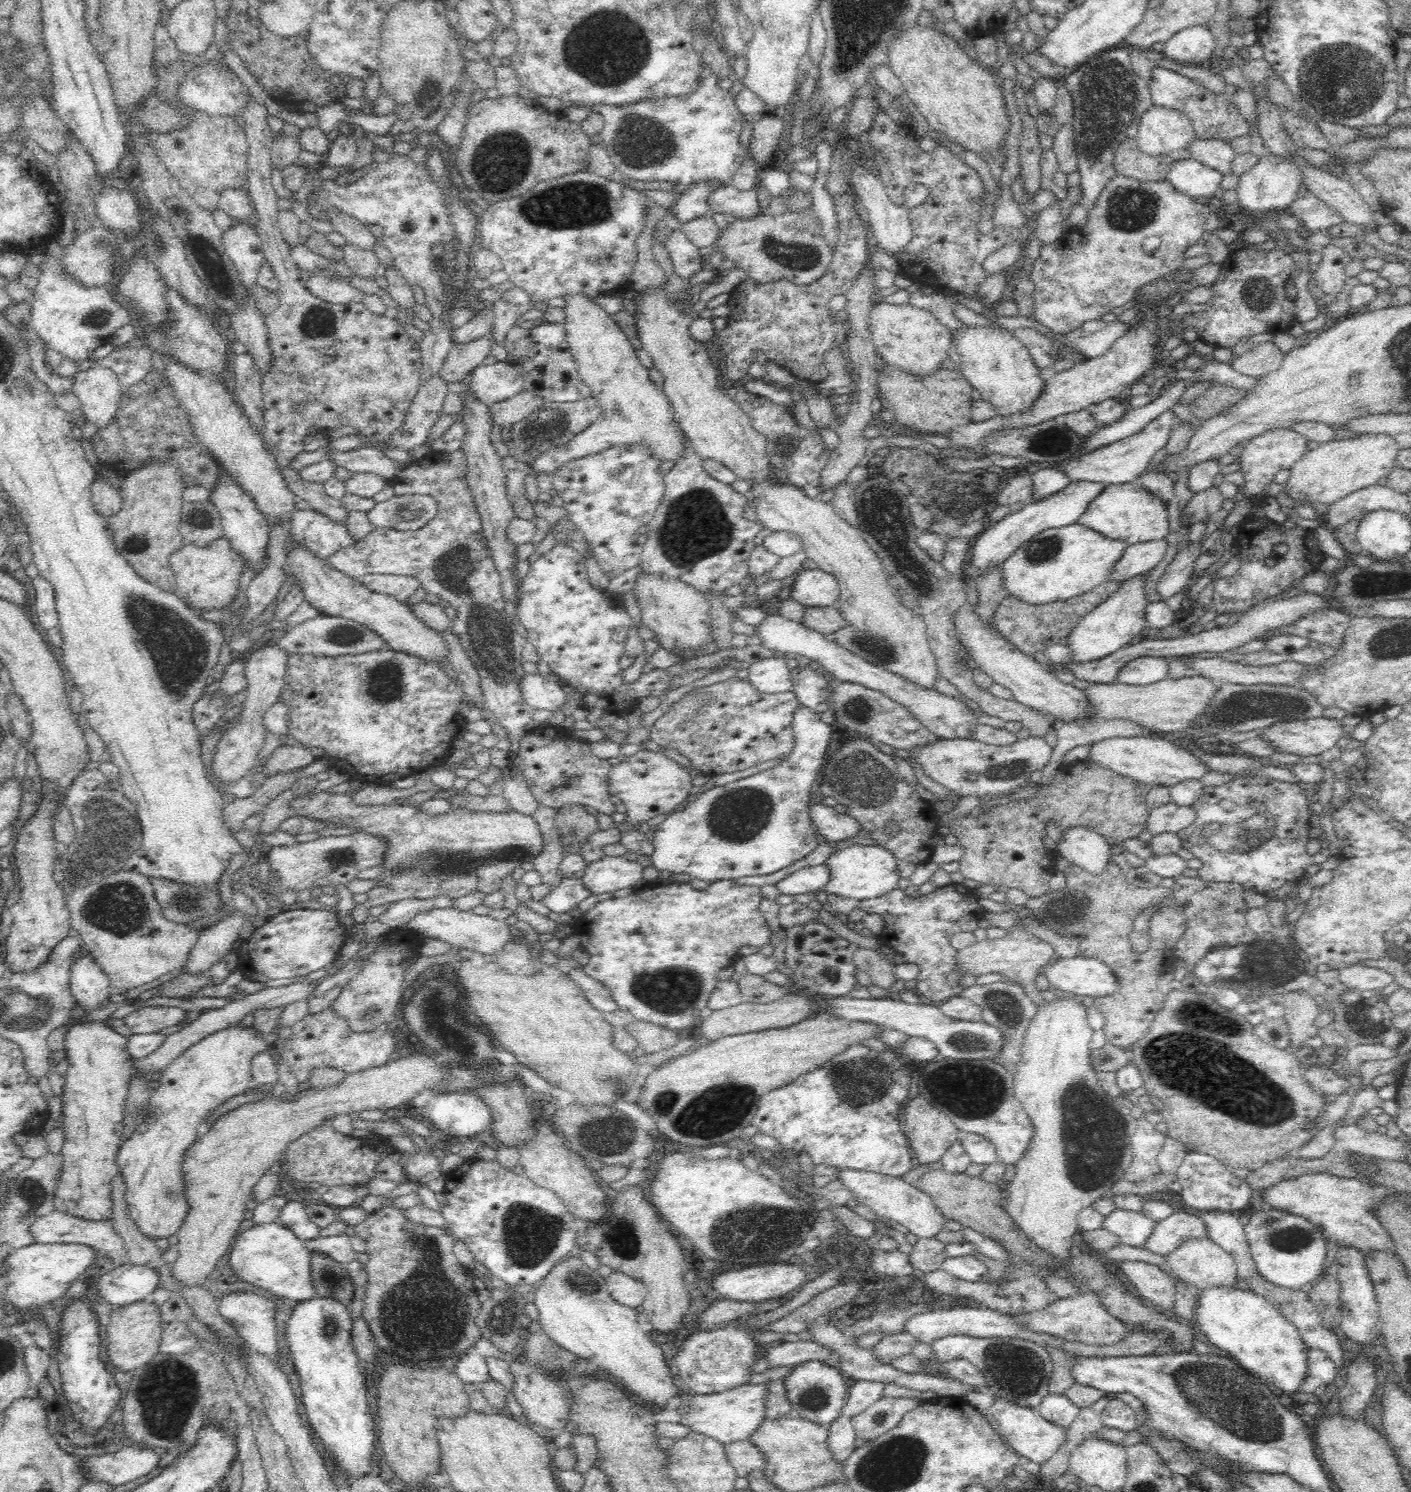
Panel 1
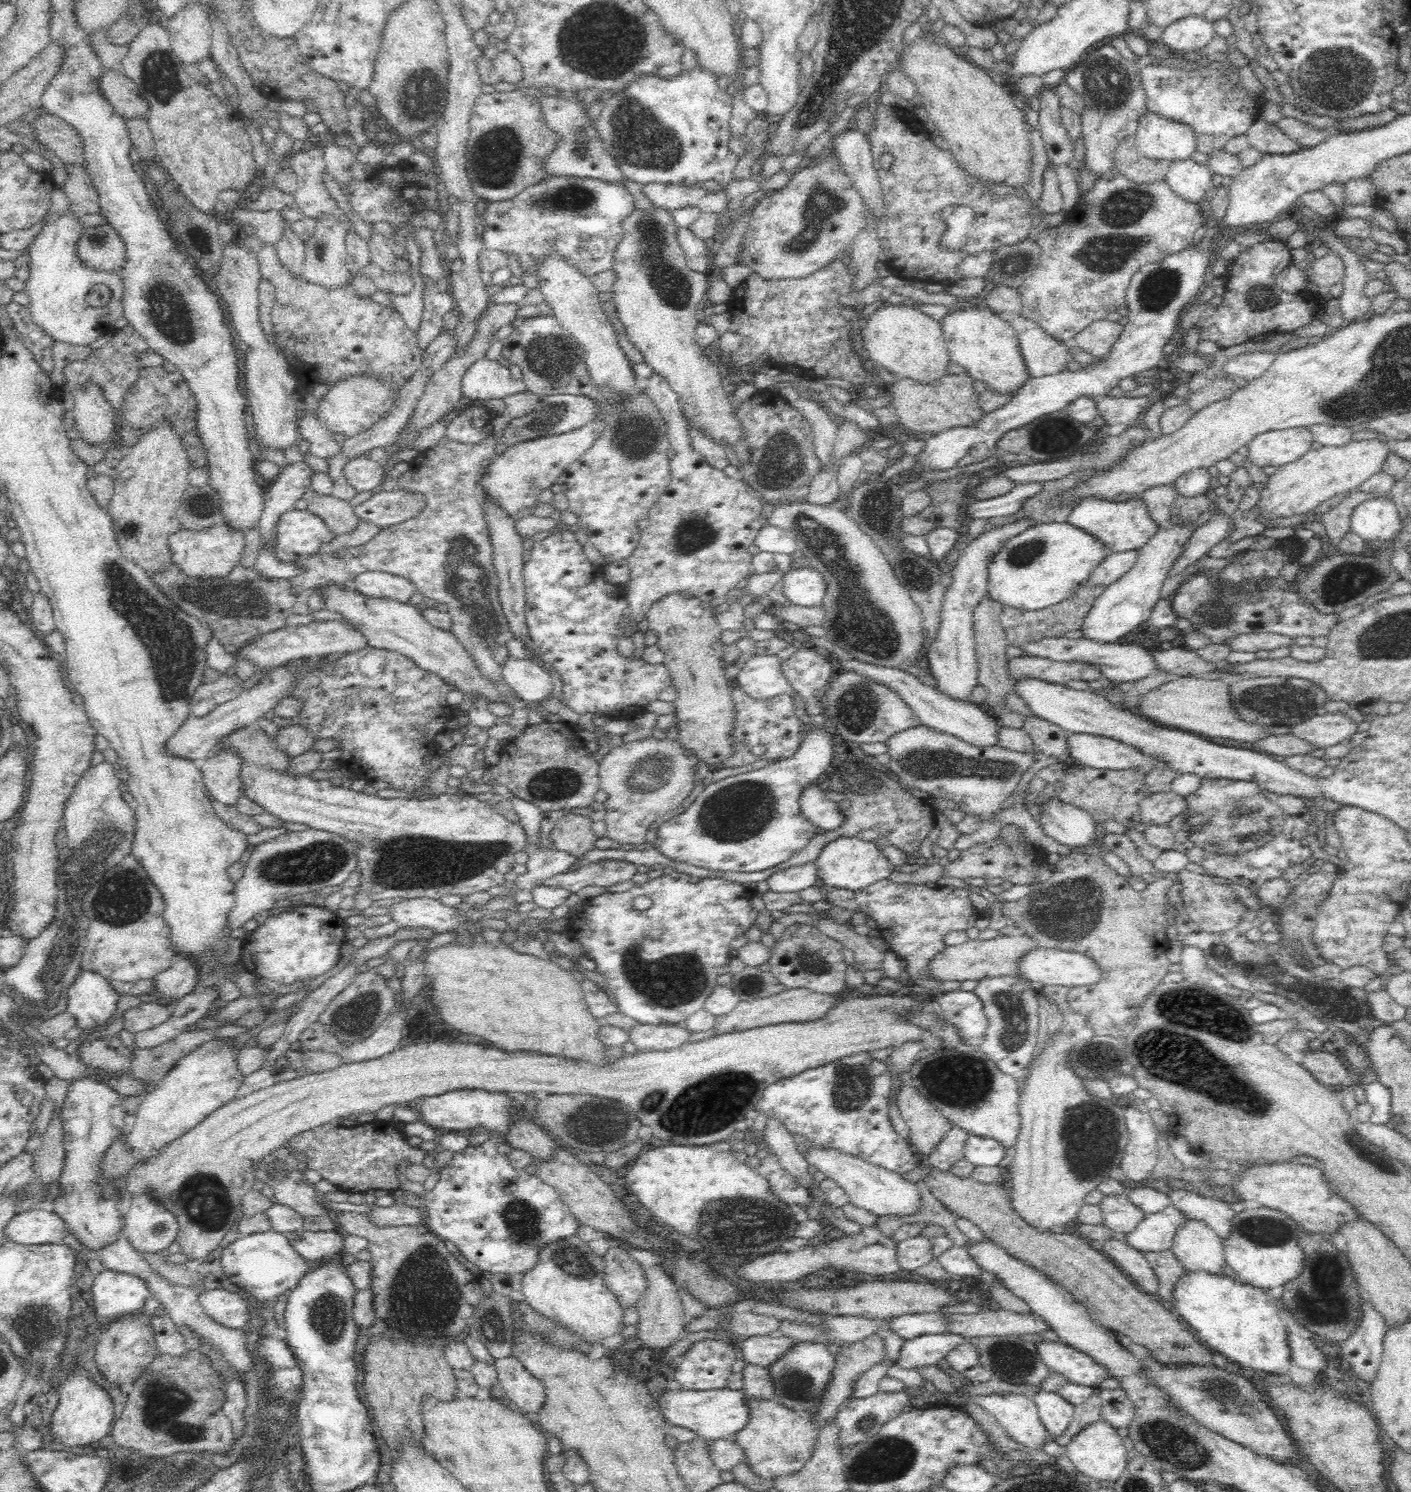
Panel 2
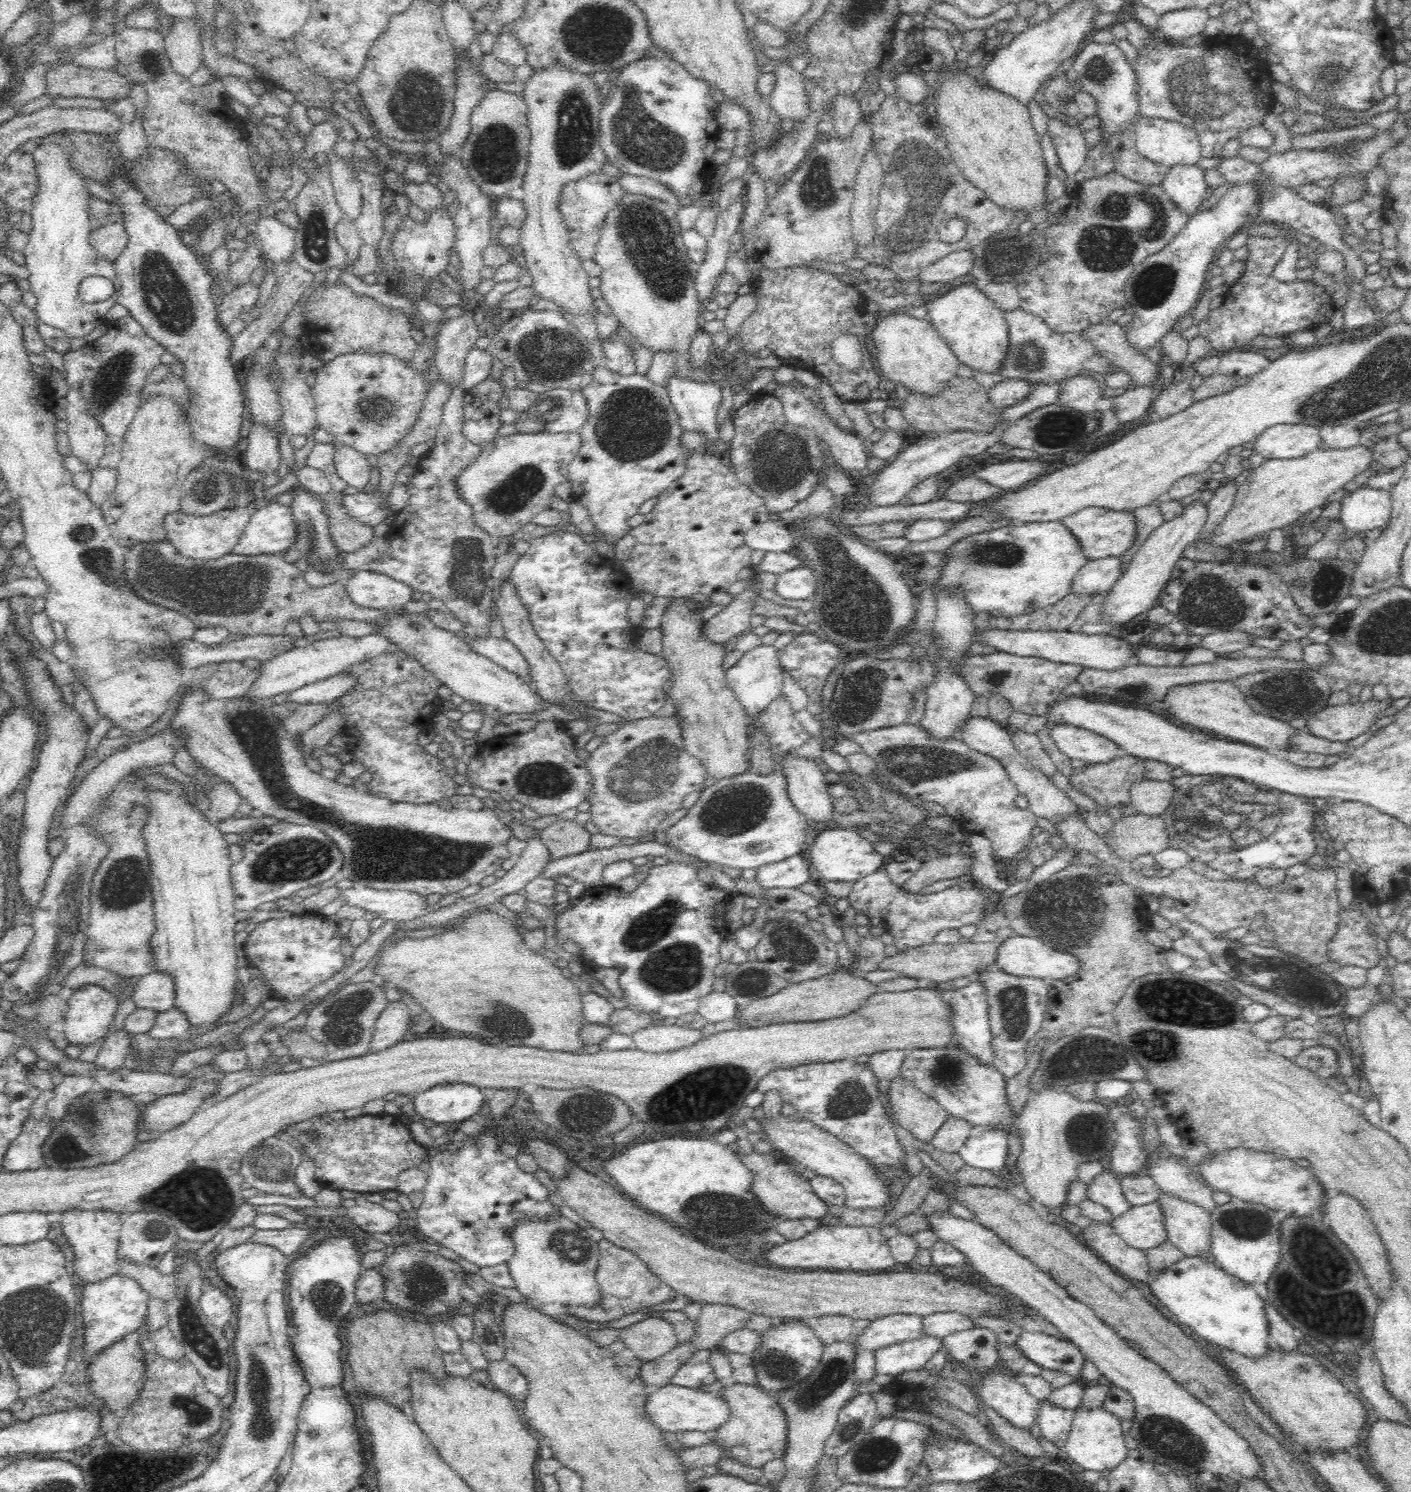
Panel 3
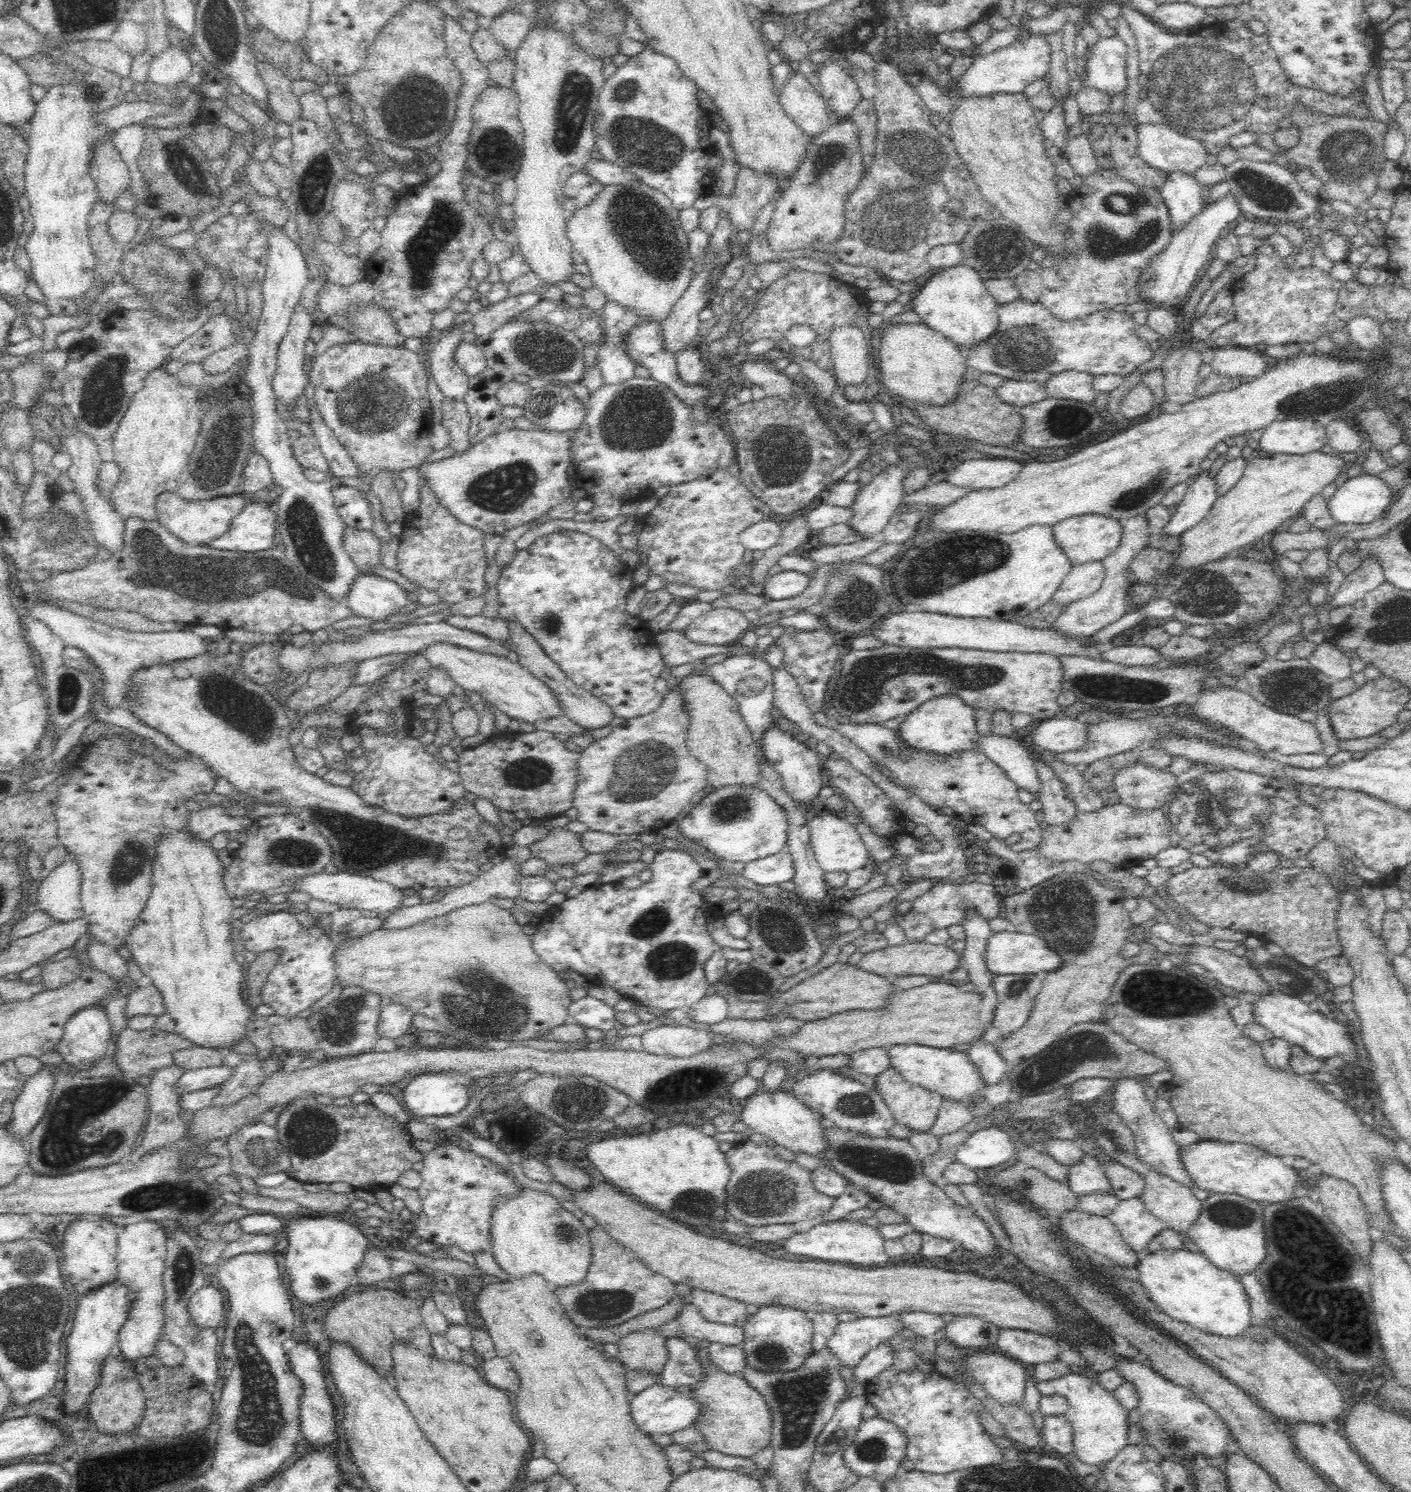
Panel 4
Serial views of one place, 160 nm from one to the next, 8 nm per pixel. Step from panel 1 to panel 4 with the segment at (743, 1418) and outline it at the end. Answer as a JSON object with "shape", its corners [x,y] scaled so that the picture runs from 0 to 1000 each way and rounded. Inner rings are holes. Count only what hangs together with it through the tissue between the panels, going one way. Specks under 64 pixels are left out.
{"shape":[[[469,928],[460,929],[458,932],[453,933],[447,938],[447,944],[449,954],[462,962],[476,962],[485,957],[493,956],[493,953],[496,953],[496,950],[499,948],[498,941],[491,936],[489,937],[489,936],[485,936],[479,931]]]}

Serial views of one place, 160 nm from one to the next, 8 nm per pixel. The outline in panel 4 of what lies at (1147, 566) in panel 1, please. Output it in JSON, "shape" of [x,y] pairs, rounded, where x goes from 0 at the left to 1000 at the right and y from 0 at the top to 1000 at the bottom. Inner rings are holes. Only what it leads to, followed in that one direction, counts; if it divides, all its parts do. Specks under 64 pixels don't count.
{"shape":[[[782,376],[760,379],[746,401],[750,405],[758,405],[776,398],[784,386]]]}

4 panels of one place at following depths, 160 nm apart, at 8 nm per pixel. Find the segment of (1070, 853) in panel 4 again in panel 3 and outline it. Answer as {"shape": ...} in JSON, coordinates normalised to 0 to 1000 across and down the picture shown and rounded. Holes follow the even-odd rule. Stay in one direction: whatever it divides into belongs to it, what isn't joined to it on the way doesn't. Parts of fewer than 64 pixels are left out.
{"shape":[[[807,545],[803,547],[797,546],[794,550],[790,551],[787,556],[787,560],[782,562],[794,575],[798,576],[803,577],[809,572],[819,573],[828,568],[829,560],[827,548],[825,547],[814,548]]]}

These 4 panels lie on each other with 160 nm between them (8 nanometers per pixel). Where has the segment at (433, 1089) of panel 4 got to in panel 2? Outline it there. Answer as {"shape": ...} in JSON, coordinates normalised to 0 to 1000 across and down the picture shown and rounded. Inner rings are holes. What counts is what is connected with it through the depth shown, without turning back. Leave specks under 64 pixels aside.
{"shape":[[[326,731],[302,735],[296,746],[299,753],[313,759],[328,759],[336,756],[344,756],[348,761],[356,761],[361,753],[361,739],[364,739],[359,733],[349,733],[343,731]]]}

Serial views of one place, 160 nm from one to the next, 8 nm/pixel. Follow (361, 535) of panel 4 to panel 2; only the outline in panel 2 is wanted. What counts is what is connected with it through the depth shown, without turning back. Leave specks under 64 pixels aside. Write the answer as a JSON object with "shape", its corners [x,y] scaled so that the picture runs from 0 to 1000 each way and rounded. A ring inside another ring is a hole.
{"shape":[[[220,328],[214,332],[214,335],[218,337],[218,342],[228,347],[238,359],[245,359],[257,351],[253,348],[251,340],[236,332],[227,332]]]}

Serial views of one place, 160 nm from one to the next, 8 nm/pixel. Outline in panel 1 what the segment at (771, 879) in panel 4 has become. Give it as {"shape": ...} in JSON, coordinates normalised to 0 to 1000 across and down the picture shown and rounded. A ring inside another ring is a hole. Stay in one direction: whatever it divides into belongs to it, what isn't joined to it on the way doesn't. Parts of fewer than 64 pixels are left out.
{"shape":[[[582,579],[569,582],[566,584],[561,585],[560,587],[551,591],[549,594],[553,599],[557,601],[564,601],[564,599],[571,599],[572,598],[580,598],[585,597],[585,594],[588,591],[588,582]]]}

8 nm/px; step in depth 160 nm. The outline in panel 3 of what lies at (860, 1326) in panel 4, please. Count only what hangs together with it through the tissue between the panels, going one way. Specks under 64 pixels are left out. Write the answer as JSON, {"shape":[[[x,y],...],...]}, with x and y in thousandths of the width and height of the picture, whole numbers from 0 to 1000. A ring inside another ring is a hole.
{"shape":[[[631,881],[618,885],[612,892],[607,892],[604,899],[607,901],[606,910],[607,928],[617,928],[622,922],[620,906],[622,904],[648,898],[654,895],[654,883],[649,881]]]}

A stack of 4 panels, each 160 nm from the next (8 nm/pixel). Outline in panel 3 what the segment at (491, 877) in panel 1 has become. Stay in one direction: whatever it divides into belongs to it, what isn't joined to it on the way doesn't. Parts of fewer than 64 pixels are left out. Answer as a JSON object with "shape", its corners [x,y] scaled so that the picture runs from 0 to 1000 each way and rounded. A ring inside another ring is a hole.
{"shape":[[[142,460],[128,469],[127,476],[119,487],[133,491],[133,504],[150,519],[154,519],[162,524],[179,546],[207,552],[220,553],[230,557],[244,573],[242,586],[259,595],[266,597],[288,597],[302,601],[305,599],[322,600],[350,586],[361,574],[359,566],[364,560],[362,555],[354,550],[338,534],[320,532],[312,538],[295,539],[265,534],[257,530],[254,526],[242,526],[218,515],[211,500],[201,490],[200,484],[193,479],[191,475],[180,470],[167,468],[152,471],[147,468],[146,463]]]}

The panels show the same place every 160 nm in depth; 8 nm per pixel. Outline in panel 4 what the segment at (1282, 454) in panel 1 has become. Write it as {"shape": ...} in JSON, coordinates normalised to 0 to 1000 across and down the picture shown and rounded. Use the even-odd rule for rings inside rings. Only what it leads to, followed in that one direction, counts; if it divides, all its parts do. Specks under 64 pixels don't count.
{"shape":[[[910,281],[902,283],[896,288],[892,302],[899,304],[923,306],[940,299],[938,284],[928,281]]]}

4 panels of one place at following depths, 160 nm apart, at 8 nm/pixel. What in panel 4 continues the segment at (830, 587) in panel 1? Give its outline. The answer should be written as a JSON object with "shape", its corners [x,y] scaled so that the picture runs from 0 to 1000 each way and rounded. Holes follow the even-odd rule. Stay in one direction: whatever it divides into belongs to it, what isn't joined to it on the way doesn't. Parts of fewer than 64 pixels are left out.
{"shape":[[[552,383],[550,386],[543,387],[539,393],[544,402],[558,402],[569,398],[574,389],[575,386],[567,383]]]}

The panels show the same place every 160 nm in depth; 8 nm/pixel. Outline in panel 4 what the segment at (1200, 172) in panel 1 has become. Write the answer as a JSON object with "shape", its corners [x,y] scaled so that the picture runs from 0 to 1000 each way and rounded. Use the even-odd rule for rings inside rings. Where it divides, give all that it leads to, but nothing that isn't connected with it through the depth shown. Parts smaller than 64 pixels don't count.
{"shape":[[[838,114],[828,116],[821,128],[828,139],[832,154],[843,149],[854,139],[855,135],[852,131],[852,126],[846,117]]]}

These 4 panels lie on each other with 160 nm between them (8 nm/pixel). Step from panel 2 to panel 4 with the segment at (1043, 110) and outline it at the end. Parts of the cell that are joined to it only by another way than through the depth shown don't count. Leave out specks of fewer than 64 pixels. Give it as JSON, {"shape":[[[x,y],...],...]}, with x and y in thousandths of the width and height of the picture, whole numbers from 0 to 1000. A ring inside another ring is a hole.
{"shape":[[[768,89],[757,92],[754,98],[754,104],[764,118],[773,118],[777,113],[774,96]]]}

